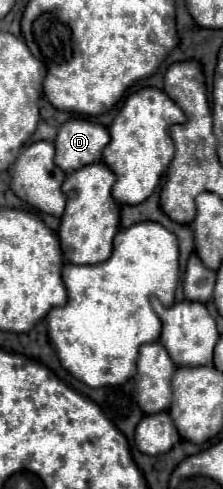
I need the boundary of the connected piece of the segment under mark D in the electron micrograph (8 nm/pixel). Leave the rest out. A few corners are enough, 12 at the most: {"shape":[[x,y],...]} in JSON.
{"shape":[[85,118],[65,122],[55,138],[63,172],[101,160],[105,126]]}

